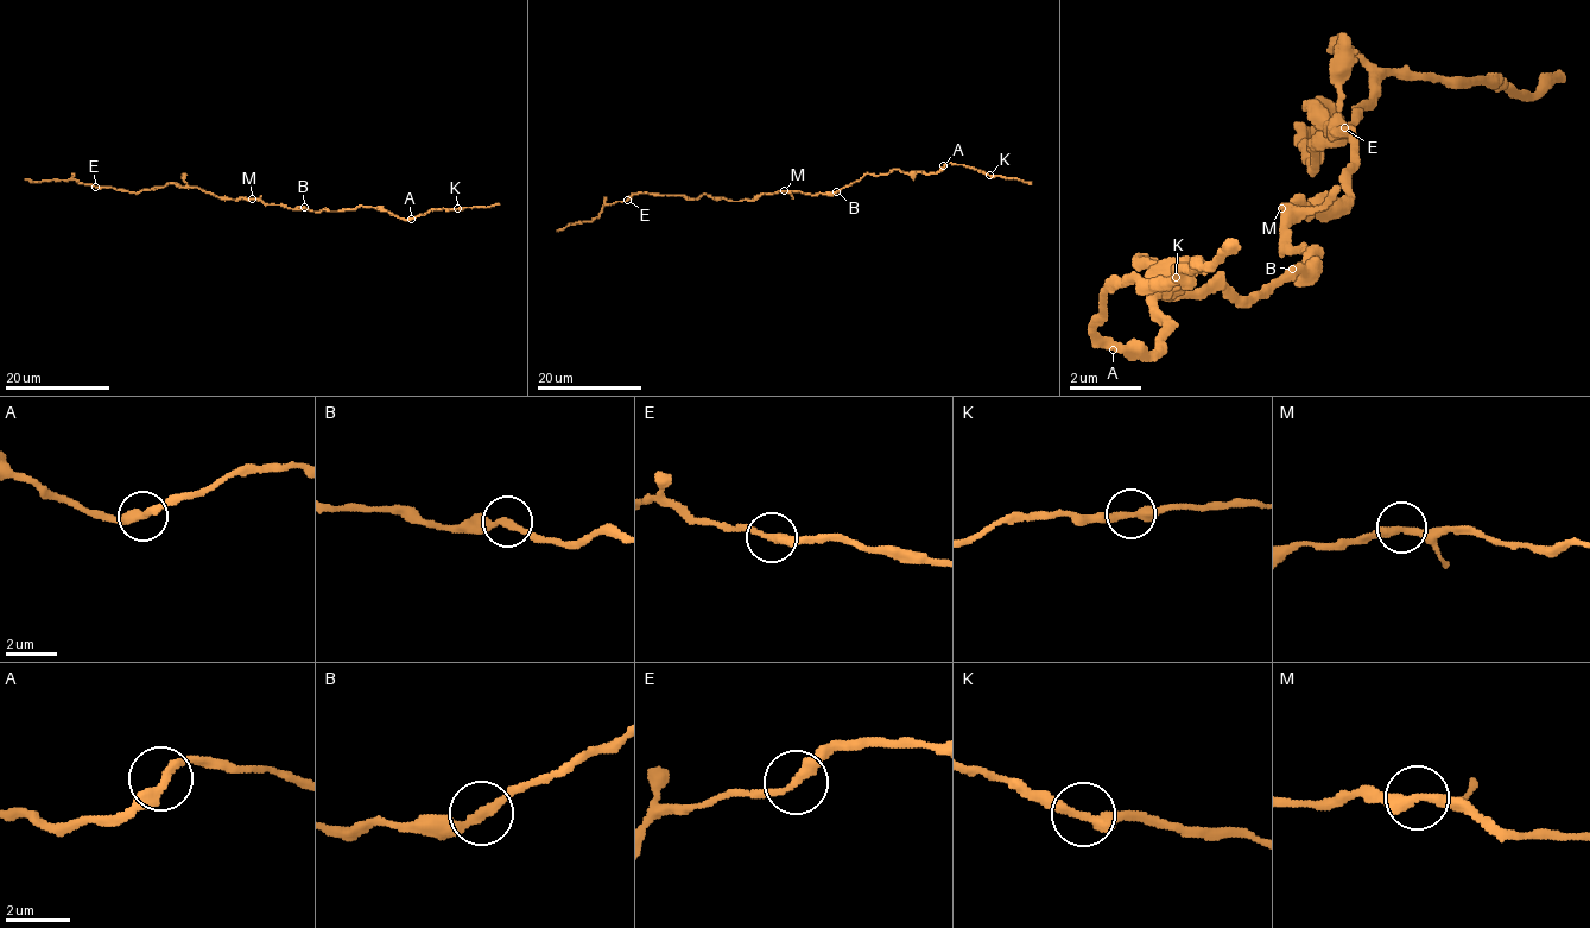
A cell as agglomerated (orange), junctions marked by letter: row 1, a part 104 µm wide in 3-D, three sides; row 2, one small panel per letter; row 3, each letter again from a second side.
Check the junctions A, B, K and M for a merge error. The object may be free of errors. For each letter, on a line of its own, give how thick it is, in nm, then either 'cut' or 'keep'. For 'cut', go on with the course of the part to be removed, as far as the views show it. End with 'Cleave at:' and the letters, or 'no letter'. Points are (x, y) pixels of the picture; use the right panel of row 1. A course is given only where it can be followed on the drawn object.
A: 340 nm thick; keep
B: 280 nm thick; keep
K: 320 nm thick; keep
M: 320 nm thick; keep
Cleave at: no letter

